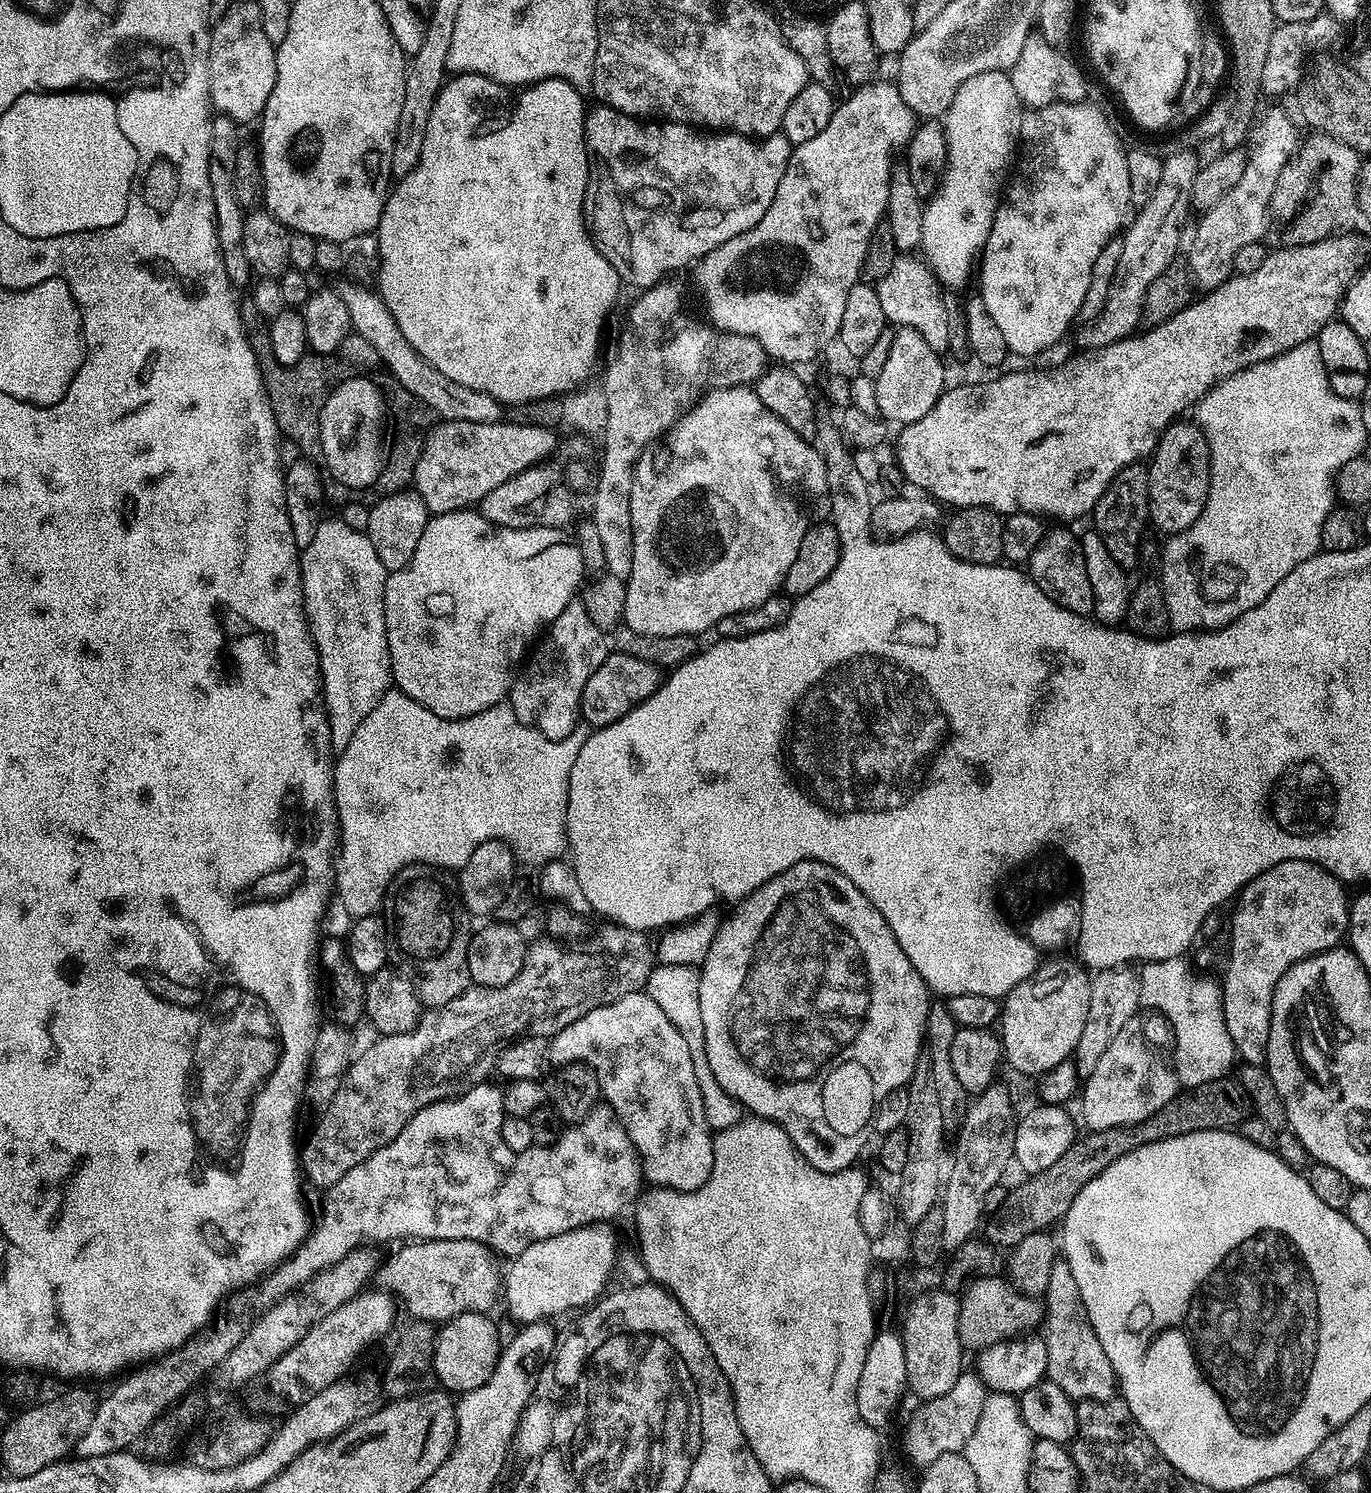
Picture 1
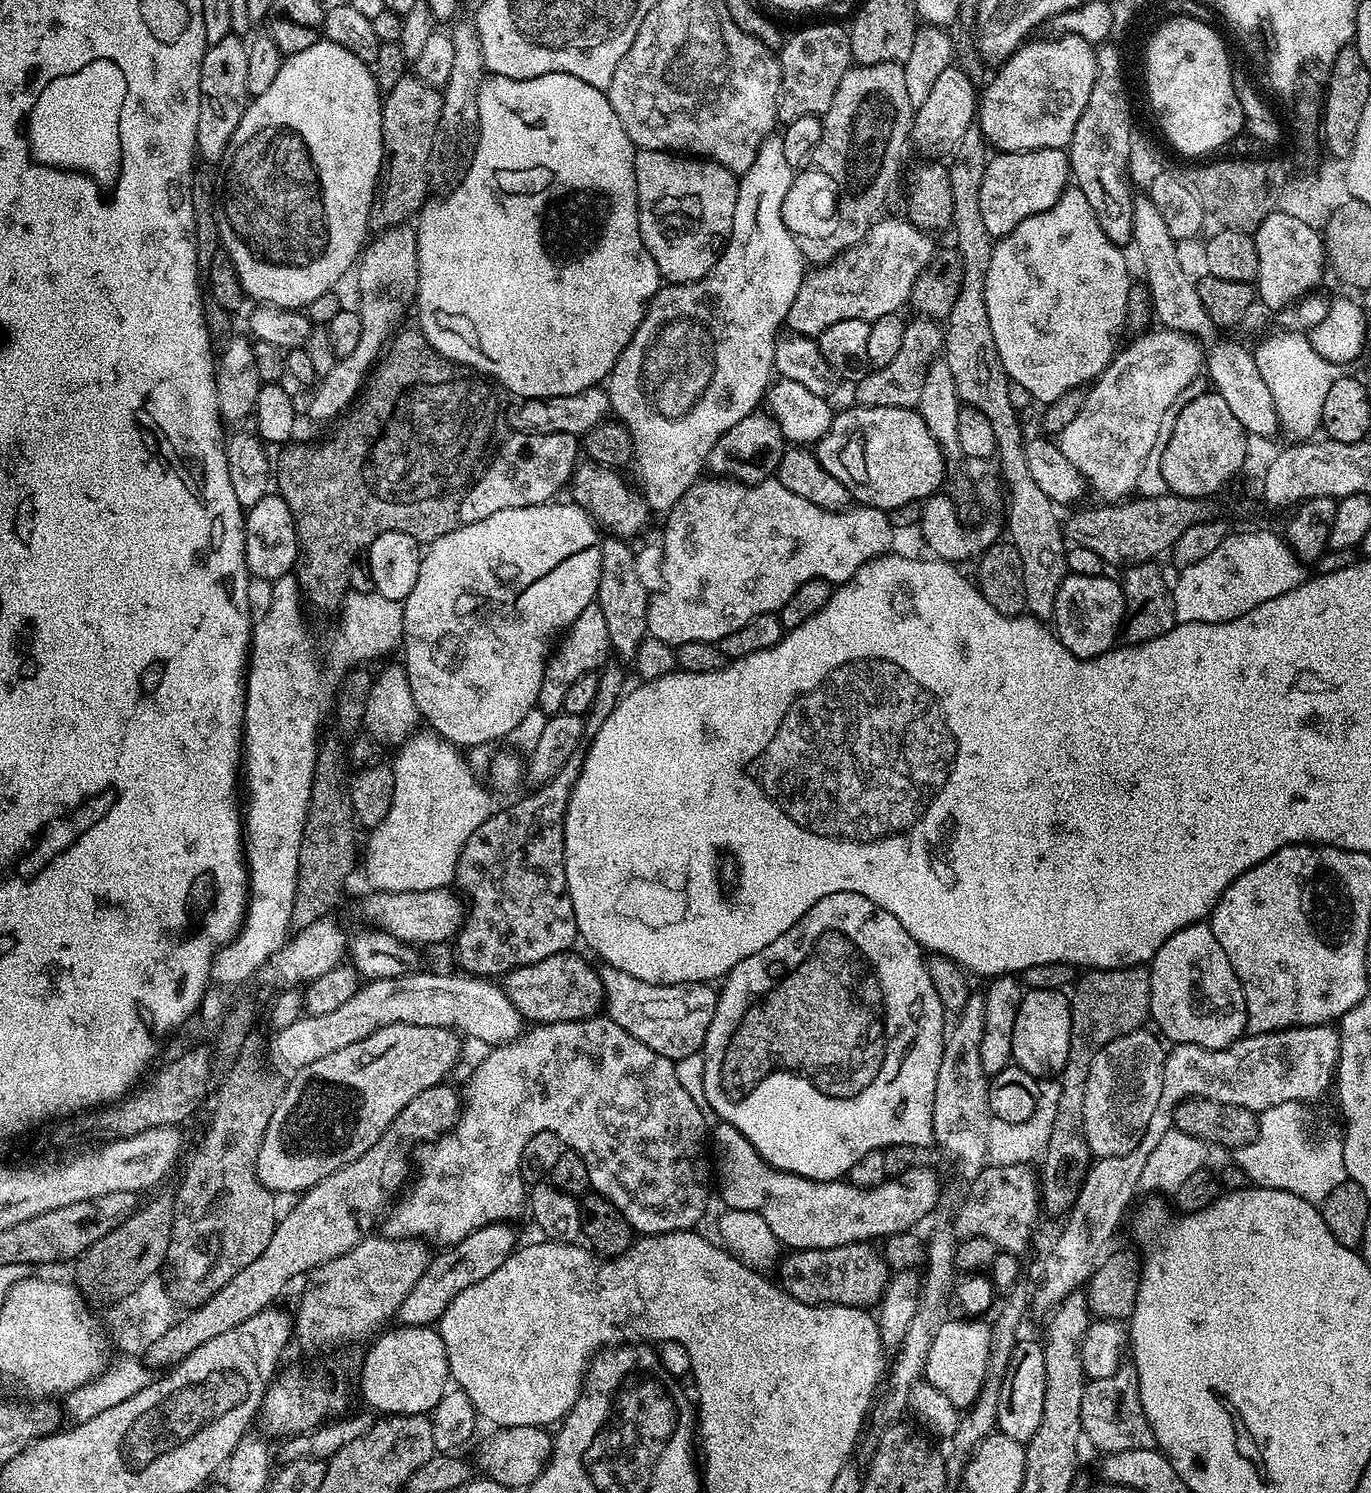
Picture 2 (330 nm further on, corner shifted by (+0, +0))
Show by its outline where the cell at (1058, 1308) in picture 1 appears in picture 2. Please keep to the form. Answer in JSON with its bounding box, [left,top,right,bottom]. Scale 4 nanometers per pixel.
[1082,1362,1156,1454]

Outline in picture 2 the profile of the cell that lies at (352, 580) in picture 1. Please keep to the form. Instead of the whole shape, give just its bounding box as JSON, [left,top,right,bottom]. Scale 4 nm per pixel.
[211,574,404,984]

